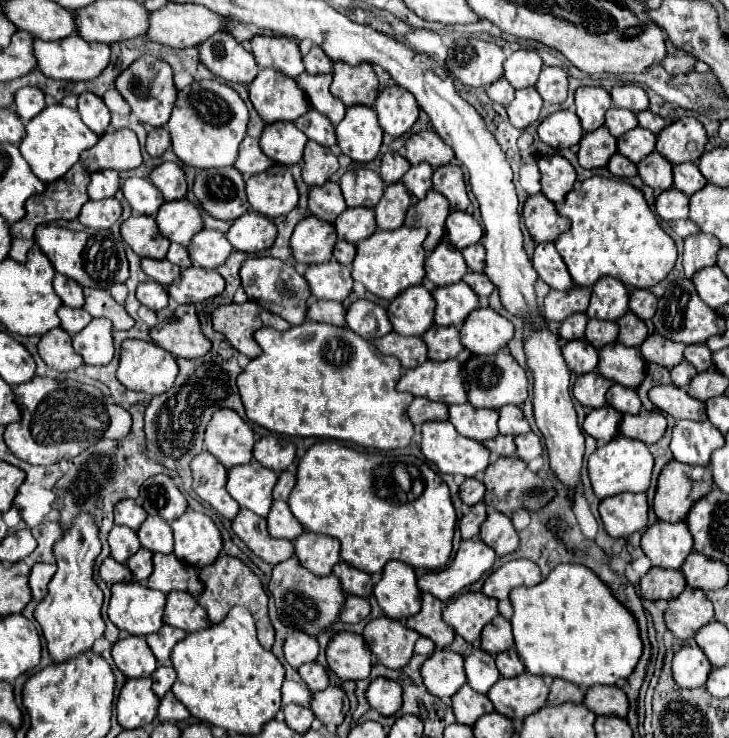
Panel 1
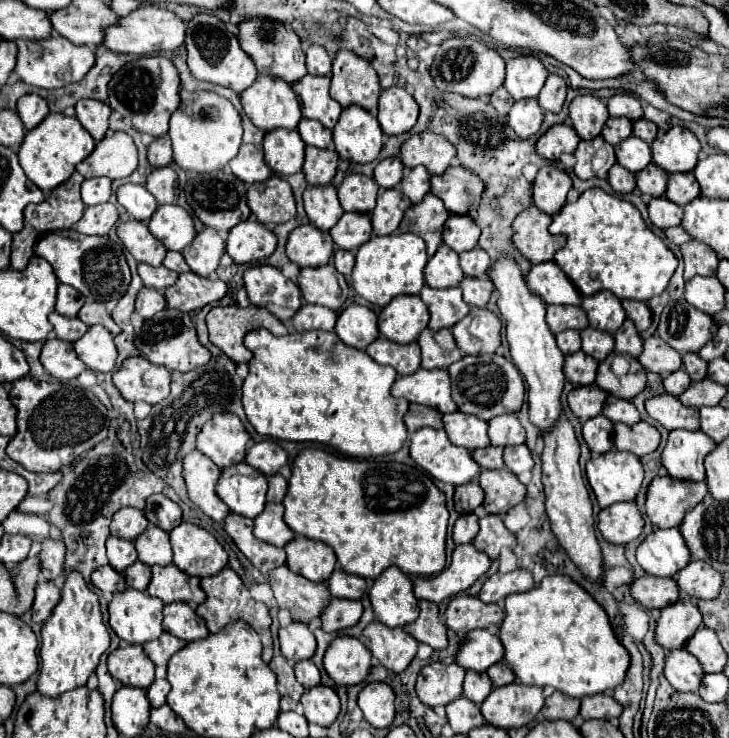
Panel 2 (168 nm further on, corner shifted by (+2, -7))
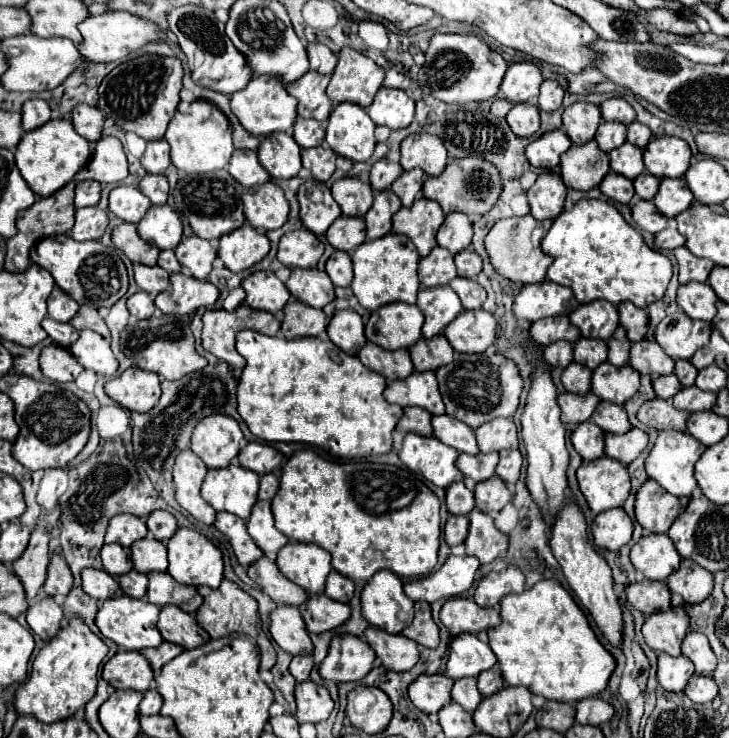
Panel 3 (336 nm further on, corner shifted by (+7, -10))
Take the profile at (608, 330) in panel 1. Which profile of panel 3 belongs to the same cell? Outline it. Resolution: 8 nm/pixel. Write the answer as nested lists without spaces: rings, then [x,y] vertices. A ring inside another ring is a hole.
[[[580,337],[574,343],[574,361],[580,365],[596,369],[600,363],[606,361],[606,357],[608,357],[608,347],[604,341]]]

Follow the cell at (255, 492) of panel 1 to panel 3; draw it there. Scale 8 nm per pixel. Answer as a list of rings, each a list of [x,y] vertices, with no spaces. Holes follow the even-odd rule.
[[[240,465],[210,469],[202,483],[202,497],[216,511],[228,511],[240,519],[248,519],[256,501],[260,477]]]

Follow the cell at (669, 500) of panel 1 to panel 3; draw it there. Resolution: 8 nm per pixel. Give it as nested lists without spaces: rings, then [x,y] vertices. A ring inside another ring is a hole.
[[[648,479],[636,493],[636,521],[650,533],[666,533],[670,529],[670,523],[680,515],[680,511],[680,499],[664,491],[658,483],[654,483],[654,479]]]

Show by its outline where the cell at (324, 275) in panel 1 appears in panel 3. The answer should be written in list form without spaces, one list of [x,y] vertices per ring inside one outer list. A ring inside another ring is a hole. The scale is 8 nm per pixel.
[[[292,269],[286,287],[292,293],[292,297],[318,309],[322,309],[336,297],[330,277],[326,275],[326,271],[318,269]]]

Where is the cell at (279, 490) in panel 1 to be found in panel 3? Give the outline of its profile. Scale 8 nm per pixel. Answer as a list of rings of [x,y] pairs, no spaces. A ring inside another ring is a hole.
[[[272,473],[262,475],[262,479],[260,479],[260,489],[258,489],[258,499],[270,501],[270,499],[276,495],[276,491],[278,491],[278,479],[276,479]]]

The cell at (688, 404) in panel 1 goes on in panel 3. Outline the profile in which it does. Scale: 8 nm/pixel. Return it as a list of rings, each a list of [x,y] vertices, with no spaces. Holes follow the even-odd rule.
[[[650,399],[638,409],[640,423],[654,427],[658,431],[686,431],[688,411],[678,411],[666,399]]]

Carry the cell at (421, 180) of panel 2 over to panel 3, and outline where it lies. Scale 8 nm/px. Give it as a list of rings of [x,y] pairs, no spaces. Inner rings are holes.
[[[410,169],[404,171],[394,183],[392,183],[392,191],[400,197],[404,207],[410,207],[410,203],[416,199],[416,195],[420,193],[424,183],[424,171],[422,169]]]

